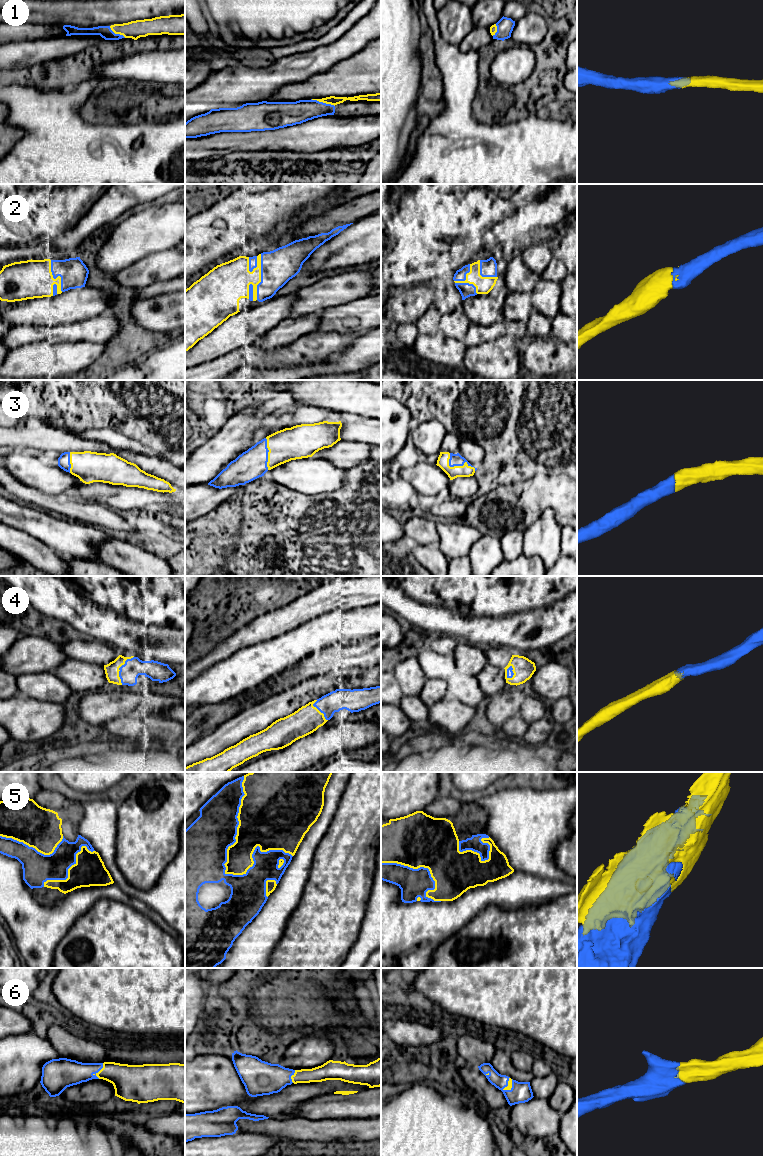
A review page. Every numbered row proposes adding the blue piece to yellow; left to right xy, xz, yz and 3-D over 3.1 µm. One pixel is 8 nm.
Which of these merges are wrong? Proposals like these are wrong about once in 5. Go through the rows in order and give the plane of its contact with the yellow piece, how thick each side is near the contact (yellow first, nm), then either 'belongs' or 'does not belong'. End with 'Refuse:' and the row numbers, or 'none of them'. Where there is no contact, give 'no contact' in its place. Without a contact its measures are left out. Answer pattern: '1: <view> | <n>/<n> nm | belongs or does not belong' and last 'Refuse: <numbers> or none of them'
1: xz | 70/180 nm | belongs
2: yz | 140/90 nm | belongs
3: yz | 100/100 nm | belongs
4: xy | 110/160 nm | belongs
5: xz | 480/360 nm | does not belong
6: xy | 260/220 nm | belongs
Refuse: 5

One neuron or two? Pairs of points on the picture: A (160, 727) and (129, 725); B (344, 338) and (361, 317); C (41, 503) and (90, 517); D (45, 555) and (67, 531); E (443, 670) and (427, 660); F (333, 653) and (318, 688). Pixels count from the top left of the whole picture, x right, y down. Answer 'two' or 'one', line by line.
A: one
B: two
C: one
D: two
E: one
F: two

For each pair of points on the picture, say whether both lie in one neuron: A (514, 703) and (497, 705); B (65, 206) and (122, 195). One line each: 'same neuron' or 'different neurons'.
A: same neuron
B: different neurons

